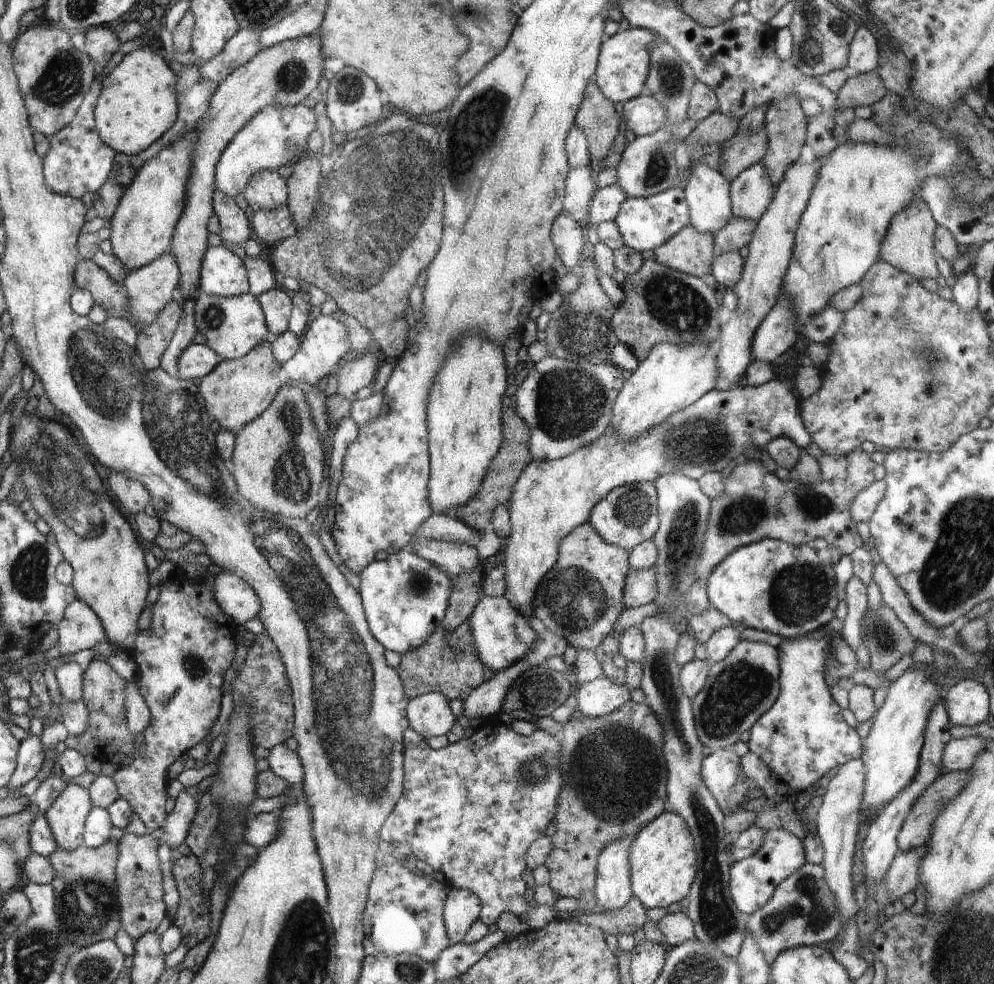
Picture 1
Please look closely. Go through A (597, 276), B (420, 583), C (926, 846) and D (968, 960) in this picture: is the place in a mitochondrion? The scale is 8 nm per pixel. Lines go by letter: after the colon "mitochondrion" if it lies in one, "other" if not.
A: other
B: mitochondrion
C: other
D: mitochondrion

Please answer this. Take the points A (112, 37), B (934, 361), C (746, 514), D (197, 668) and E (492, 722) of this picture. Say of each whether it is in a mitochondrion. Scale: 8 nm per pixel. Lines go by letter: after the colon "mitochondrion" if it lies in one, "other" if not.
A: other
B: mitochondrion
C: mitochondrion
D: mitochondrion
E: other

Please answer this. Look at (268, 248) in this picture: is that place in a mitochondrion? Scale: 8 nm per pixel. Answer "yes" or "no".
no

